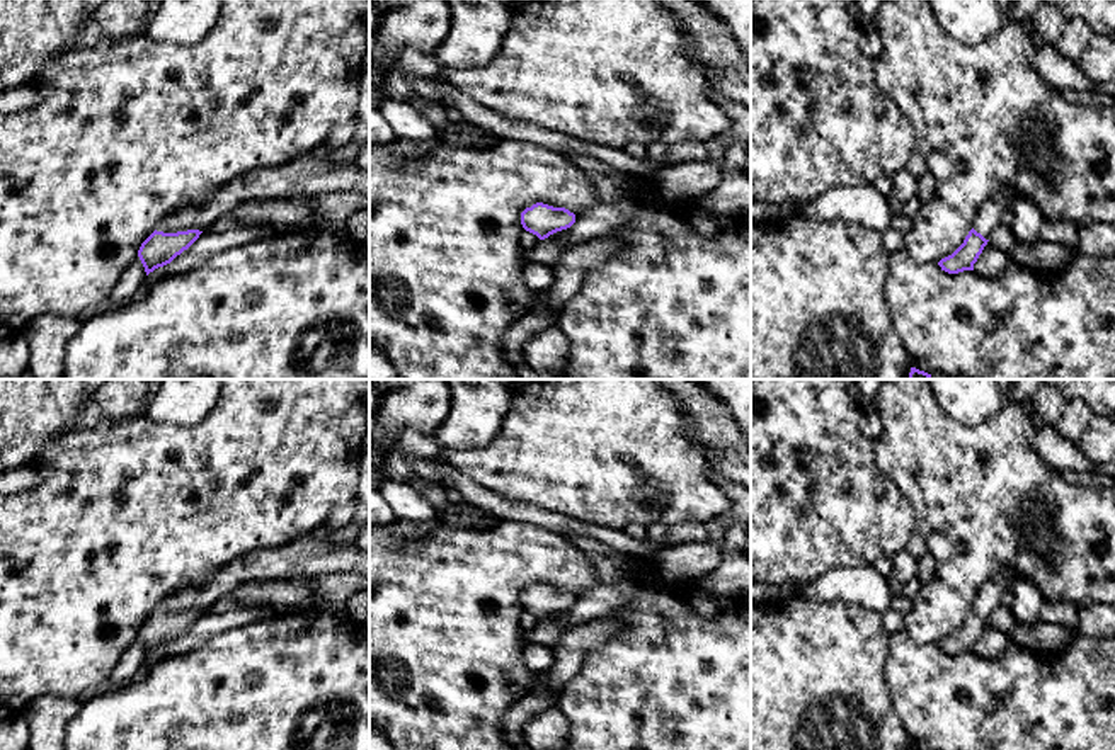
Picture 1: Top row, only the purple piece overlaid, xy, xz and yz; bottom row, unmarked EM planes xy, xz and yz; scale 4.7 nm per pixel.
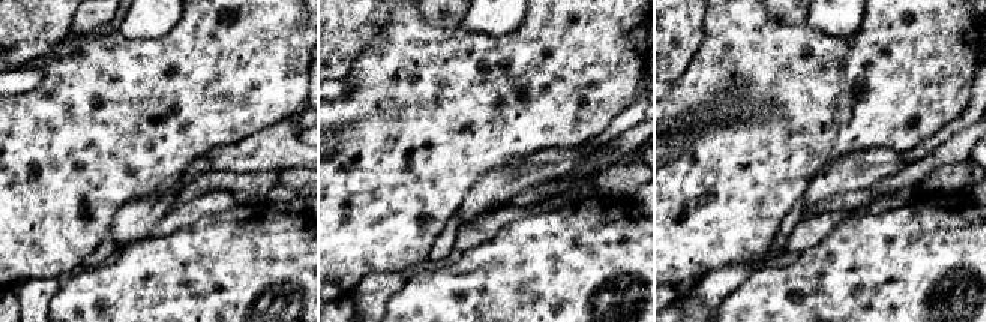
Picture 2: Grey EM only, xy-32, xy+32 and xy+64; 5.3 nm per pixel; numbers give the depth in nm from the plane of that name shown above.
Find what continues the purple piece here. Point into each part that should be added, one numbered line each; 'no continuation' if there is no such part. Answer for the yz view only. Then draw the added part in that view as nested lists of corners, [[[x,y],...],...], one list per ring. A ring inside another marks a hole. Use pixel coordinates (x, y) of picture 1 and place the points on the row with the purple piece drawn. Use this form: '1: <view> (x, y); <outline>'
1: yz (989, 215); [[[1001,190],[989,201],[982,202],[972,228],[981,233],[986,240],[989,240],[992,230],[1001,224],[1001,216],[1006,209],[1011,209],[1015,201],[1013,190]]]

